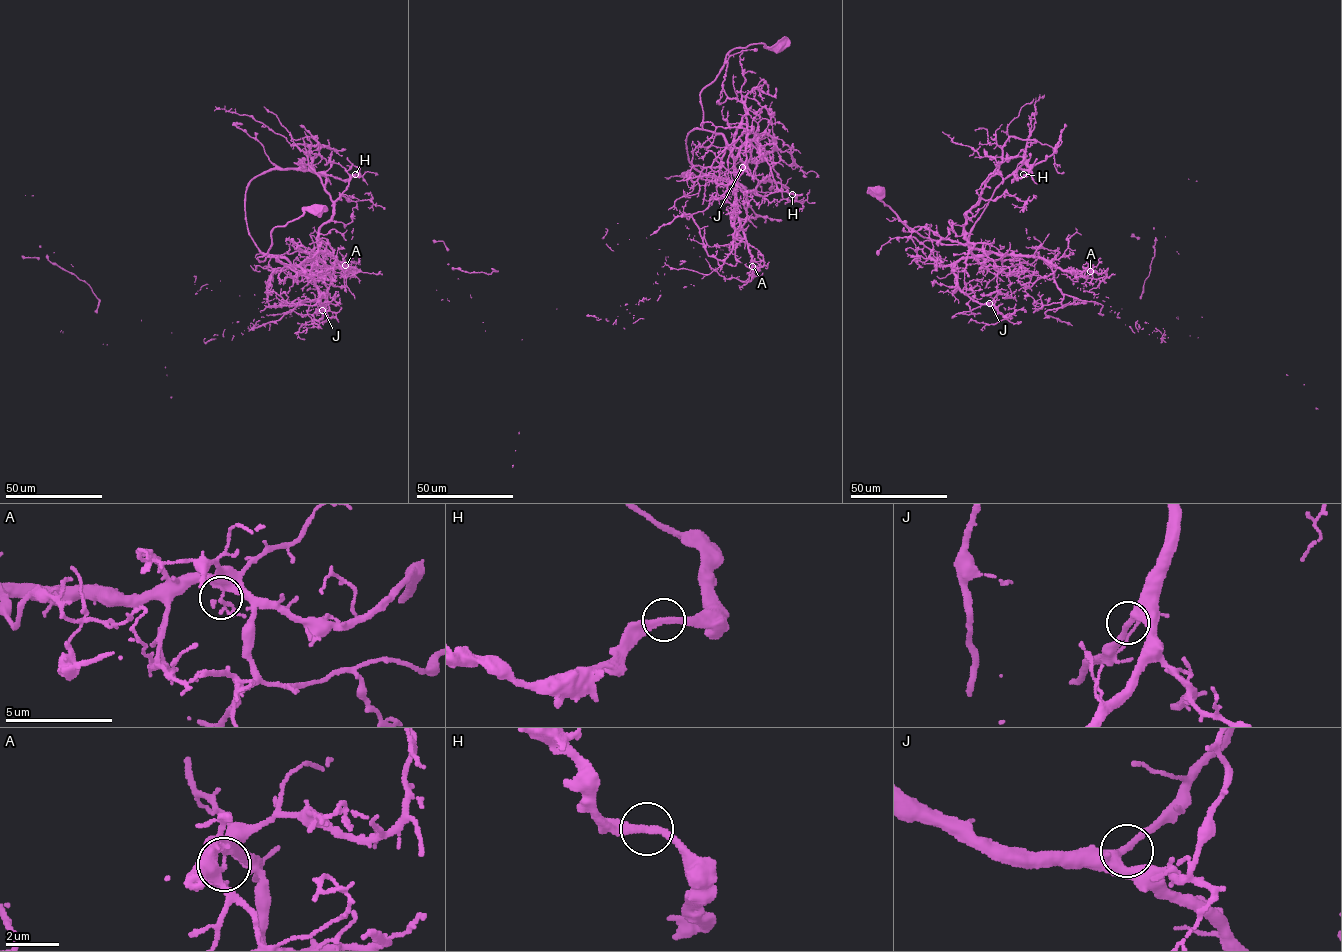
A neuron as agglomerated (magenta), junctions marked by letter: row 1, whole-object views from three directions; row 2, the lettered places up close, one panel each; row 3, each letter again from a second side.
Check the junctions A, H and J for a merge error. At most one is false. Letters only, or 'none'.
A

